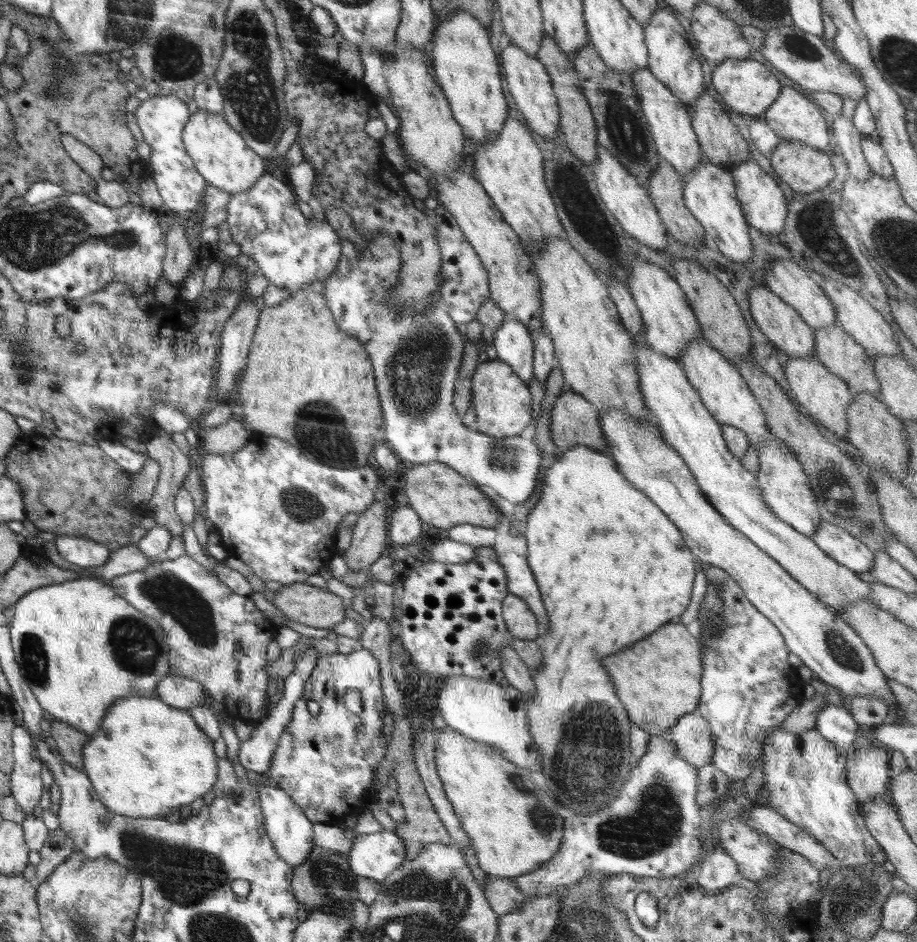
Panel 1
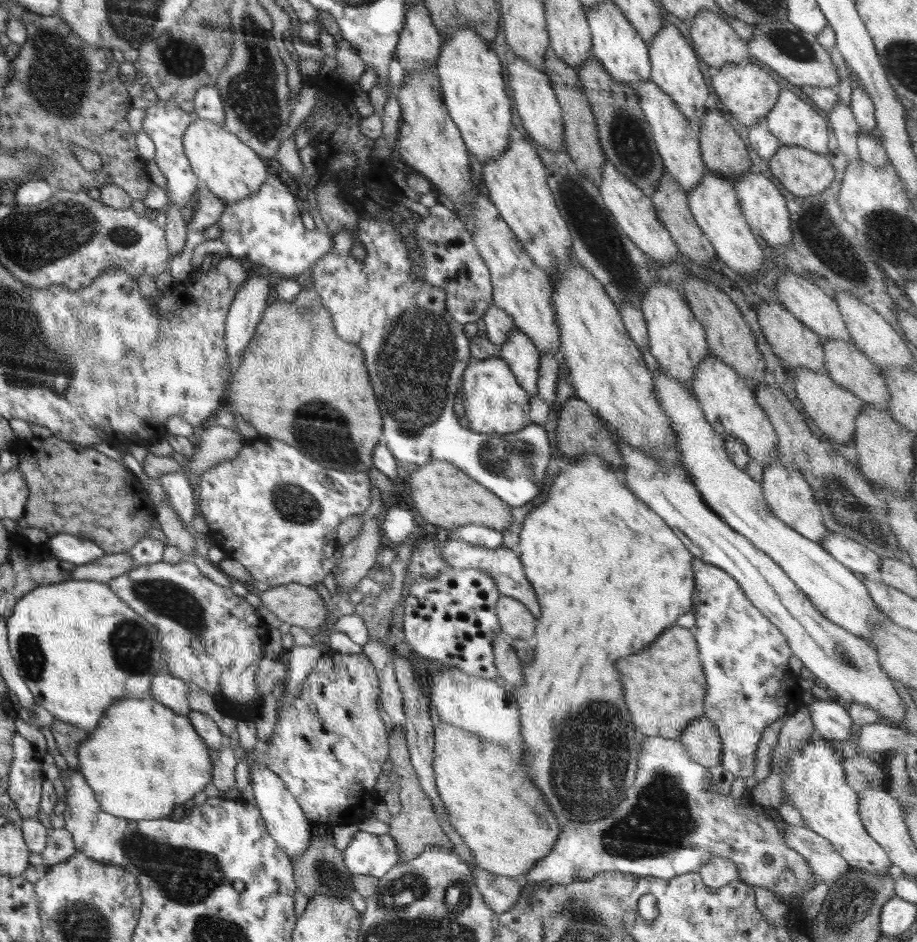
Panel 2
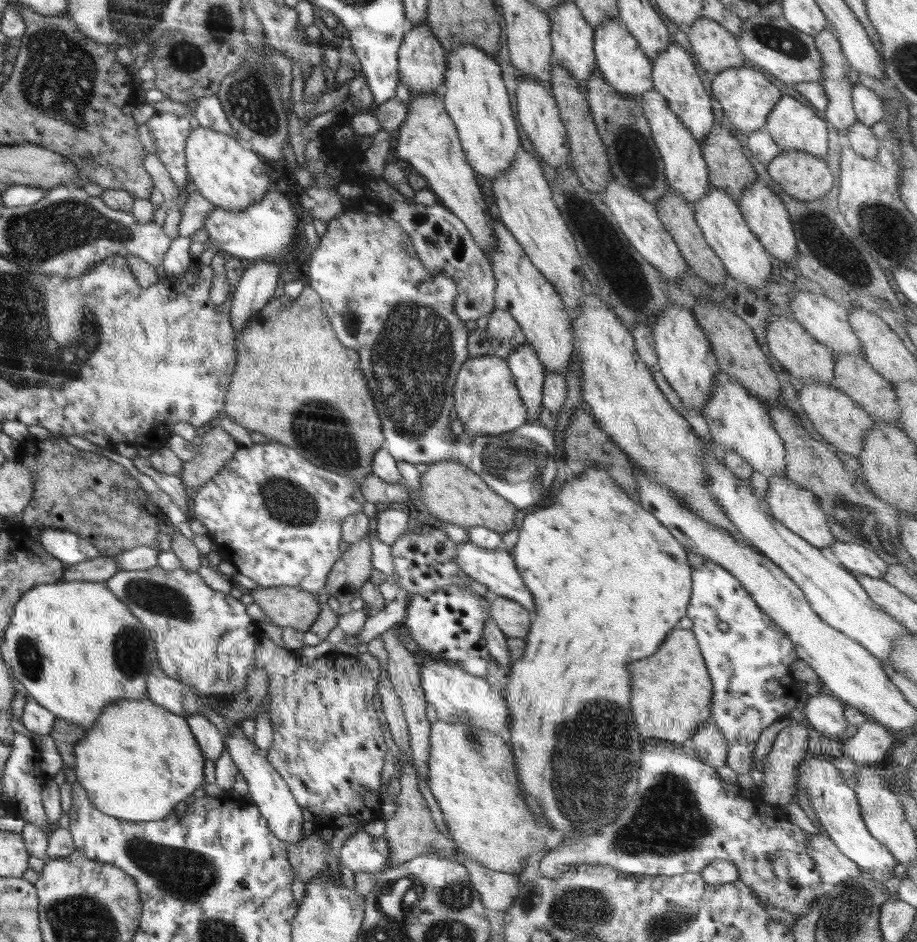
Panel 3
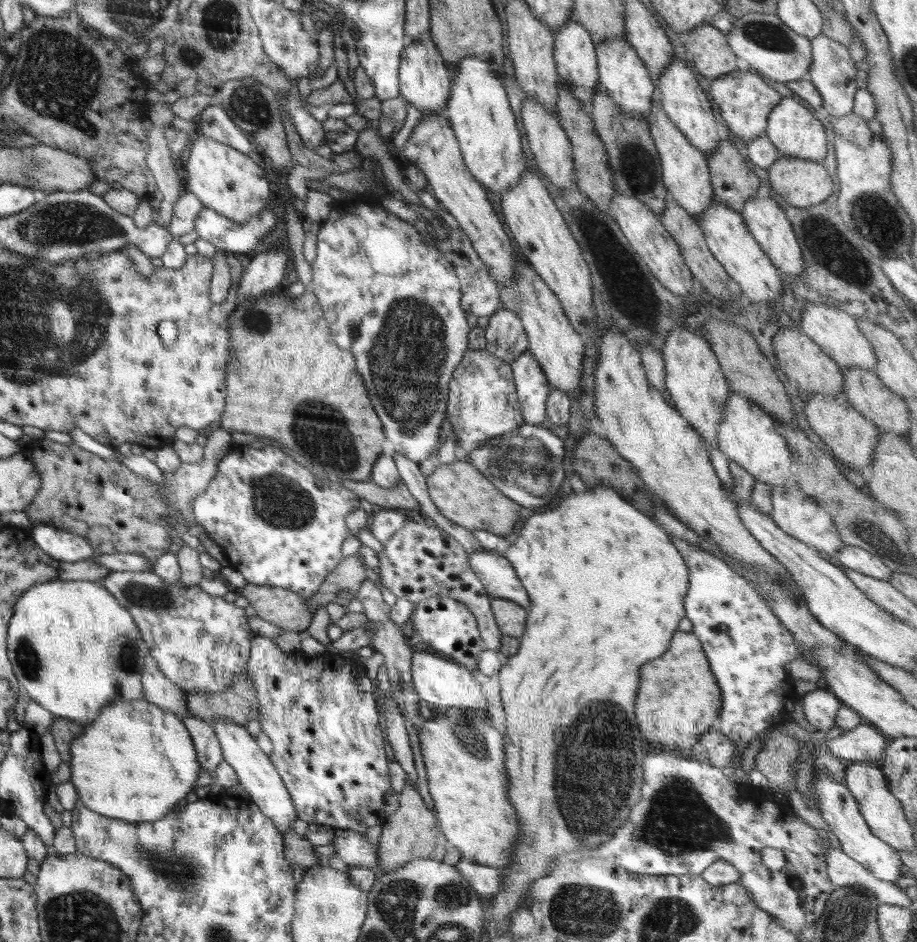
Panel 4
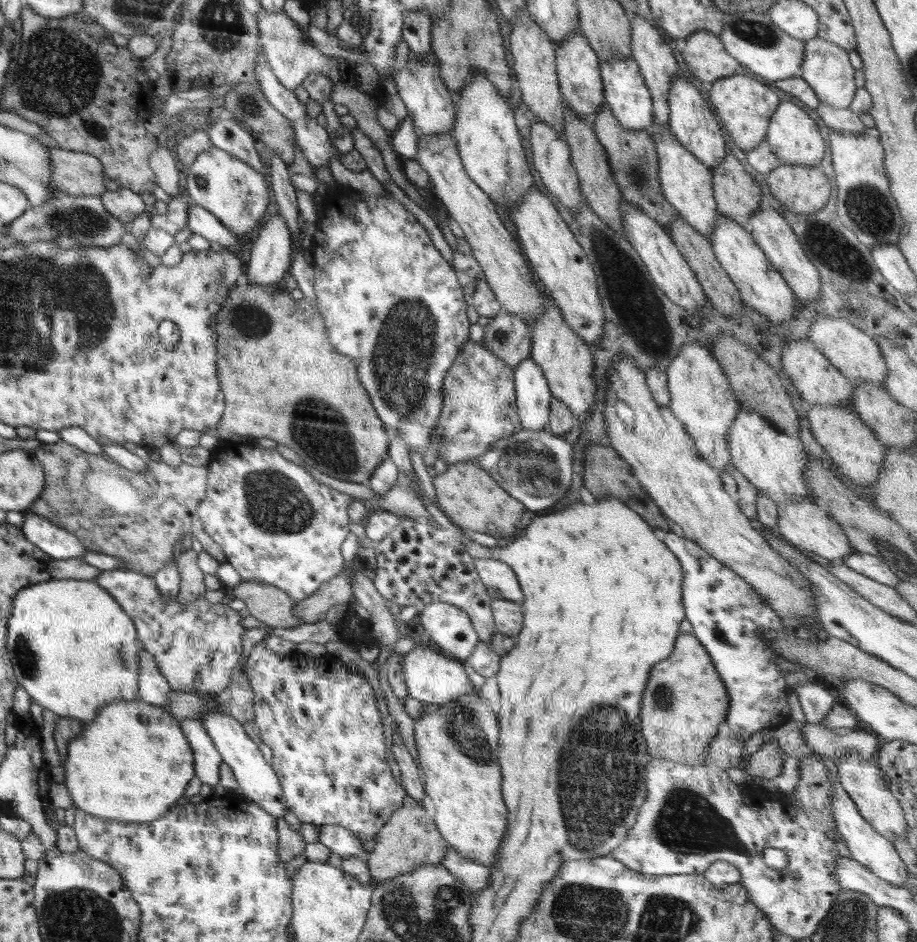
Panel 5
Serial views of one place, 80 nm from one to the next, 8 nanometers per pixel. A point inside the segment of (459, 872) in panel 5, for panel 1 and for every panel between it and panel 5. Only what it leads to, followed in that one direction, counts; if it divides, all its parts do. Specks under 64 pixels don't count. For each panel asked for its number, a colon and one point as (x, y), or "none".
1: (503, 897)
2: (500, 893)
3: (498, 890)
4: (486, 881)

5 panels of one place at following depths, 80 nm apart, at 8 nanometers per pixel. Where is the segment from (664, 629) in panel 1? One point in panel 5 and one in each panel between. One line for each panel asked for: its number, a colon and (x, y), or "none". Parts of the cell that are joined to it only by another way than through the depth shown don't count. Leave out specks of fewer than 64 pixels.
2: (664, 685)
3: (670, 691)
4: (678, 701)
5: (684, 703)

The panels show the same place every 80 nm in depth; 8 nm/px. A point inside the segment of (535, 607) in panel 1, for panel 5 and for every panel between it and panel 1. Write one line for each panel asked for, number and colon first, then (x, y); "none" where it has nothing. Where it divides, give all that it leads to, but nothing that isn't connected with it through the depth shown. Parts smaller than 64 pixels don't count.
2: (503, 564)
3: (497, 570)
4: (496, 574)
5: (501, 582)

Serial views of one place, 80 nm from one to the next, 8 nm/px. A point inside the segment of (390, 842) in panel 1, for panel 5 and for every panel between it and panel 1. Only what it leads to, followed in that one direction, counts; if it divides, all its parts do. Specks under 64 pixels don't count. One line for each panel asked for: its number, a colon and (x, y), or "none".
2: (368, 854)
3: (361, 852)
4: (353, 848)
5: (339, 840)

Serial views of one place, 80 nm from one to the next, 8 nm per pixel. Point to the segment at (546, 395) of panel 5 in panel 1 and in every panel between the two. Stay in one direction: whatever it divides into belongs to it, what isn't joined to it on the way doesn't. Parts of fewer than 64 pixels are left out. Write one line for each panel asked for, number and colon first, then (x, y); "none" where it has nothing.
1: (513, 343)
2: (519, 351)
3: (529, 374)
4: (532, 387)

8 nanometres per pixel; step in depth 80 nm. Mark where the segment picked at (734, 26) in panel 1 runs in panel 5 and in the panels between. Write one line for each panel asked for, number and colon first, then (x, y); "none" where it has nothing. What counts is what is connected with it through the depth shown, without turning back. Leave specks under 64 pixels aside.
2: (714, 40)
3: (715, 49)
4: (709, 53)
5: (704, 54)

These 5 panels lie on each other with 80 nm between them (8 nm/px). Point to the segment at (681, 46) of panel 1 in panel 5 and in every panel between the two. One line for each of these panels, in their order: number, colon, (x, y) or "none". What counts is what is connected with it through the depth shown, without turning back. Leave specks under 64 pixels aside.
2: (674, 65)
3: (674, 73)
4: (682, 99)
5: (692, 120)

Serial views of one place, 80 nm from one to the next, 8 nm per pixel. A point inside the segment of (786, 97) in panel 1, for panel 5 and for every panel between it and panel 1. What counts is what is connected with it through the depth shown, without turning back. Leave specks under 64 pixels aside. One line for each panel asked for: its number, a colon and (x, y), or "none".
2: (791, 121)
3: (795, 127)
4: (795, 132)
5: (794, 138)

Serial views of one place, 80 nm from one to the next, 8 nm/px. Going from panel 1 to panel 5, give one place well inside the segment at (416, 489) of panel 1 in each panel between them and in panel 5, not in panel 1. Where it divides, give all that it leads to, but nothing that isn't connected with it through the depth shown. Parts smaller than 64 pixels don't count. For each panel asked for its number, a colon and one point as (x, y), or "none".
2: (446, 497)
3: (452, 493)
4: (459, 490)
5: (473, 500)

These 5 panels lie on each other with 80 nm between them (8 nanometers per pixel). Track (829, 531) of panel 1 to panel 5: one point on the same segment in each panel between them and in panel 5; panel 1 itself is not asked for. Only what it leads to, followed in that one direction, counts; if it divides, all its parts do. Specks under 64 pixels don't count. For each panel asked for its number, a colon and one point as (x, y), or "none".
2: (851, 554)
3: (856, 558)
4: (858, 559)
5: (872, 567)

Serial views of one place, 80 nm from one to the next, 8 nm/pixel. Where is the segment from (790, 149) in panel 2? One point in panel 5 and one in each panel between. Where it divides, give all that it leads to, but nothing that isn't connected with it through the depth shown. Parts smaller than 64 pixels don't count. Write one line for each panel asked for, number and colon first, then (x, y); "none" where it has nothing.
3: (805, 177)
4: (801, 183)
5: (802, 189)

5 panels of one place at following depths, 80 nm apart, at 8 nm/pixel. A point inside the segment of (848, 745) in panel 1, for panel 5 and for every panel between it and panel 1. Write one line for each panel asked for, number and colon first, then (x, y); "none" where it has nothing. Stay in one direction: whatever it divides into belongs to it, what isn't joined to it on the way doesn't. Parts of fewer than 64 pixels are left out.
2: (830, 718)
3: (825, 713)
4: (820, 707)
5: (816, 701)

